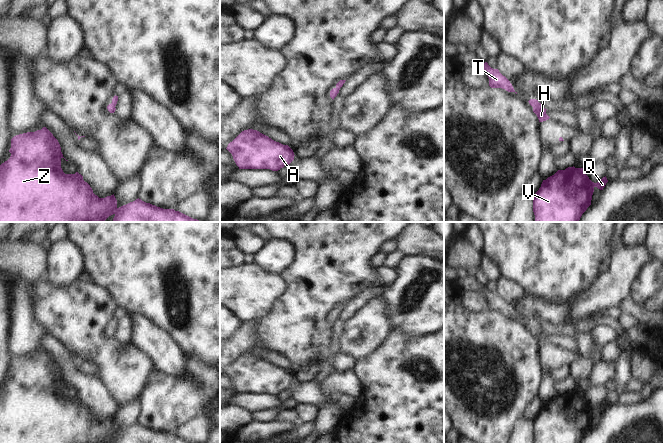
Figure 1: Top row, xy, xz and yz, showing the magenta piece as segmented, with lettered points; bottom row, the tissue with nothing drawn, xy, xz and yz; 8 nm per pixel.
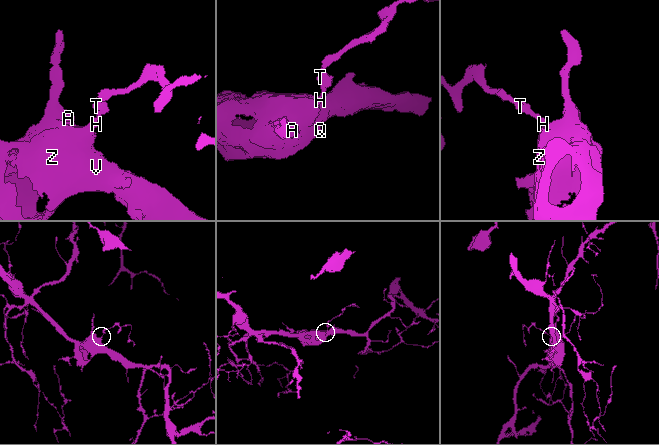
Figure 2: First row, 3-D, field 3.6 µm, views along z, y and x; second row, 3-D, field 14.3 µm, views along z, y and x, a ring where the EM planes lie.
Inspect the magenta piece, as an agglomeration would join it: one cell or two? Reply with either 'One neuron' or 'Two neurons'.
One neuron.

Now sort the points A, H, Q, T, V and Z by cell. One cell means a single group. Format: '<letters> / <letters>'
A H Q T V Z

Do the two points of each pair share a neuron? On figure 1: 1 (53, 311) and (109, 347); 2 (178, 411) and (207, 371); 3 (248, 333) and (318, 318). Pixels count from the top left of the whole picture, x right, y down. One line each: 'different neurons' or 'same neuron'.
1: same neuron
2: same neuron
3: different neurons

